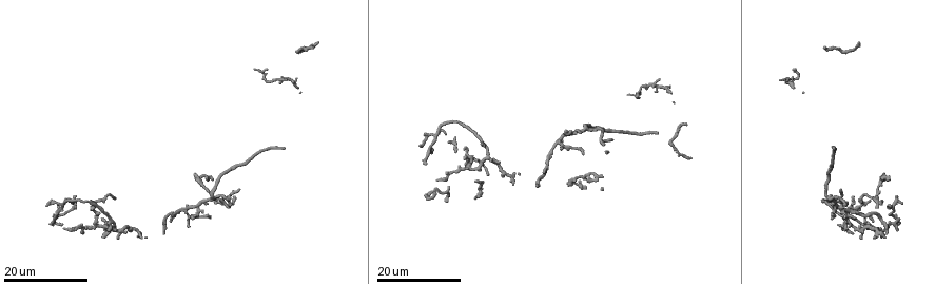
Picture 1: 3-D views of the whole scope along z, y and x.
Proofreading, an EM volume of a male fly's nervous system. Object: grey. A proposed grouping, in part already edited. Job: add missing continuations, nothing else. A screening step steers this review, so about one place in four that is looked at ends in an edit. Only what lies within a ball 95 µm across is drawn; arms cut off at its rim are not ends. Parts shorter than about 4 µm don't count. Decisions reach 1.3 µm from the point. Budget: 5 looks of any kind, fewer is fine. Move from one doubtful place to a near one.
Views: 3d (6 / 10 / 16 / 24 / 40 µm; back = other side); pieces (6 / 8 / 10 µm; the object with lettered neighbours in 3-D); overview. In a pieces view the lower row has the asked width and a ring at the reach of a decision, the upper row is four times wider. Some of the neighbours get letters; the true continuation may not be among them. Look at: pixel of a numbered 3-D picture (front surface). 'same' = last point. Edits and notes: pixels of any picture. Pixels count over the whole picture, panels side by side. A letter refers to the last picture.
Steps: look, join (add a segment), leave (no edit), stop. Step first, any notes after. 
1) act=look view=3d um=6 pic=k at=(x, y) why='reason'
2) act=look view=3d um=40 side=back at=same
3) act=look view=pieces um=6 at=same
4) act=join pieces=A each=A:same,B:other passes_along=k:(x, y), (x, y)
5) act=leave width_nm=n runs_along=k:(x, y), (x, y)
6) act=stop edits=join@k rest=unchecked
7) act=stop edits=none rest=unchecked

act=look view=3d um=16 pic=1 at=(902, 202)

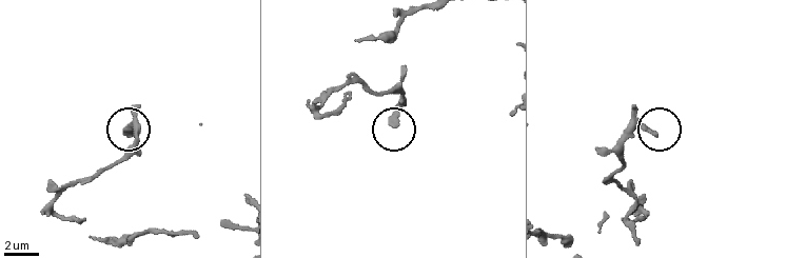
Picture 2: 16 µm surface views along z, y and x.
act=look view=pieces um=10 pic=2 at=(394, 123) why='see the neighbours'

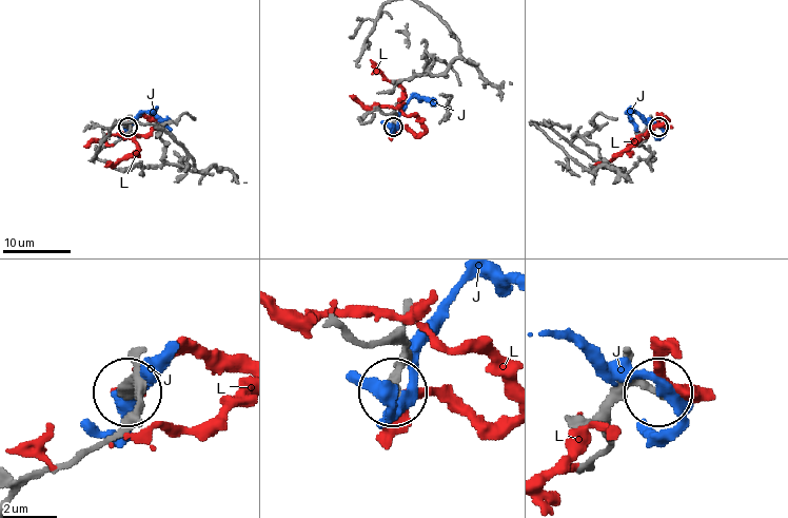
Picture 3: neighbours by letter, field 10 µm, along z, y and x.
act=leave width_nm=320 each=J:other,L:other found='no lettered segment goes on from it'

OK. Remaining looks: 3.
act=look view=3d um=24 pic=1 at=(488, 174)

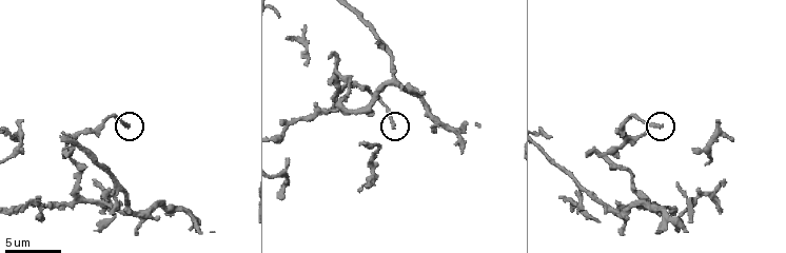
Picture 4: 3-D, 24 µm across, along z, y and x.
act=look view=pieces um=6 pic=4 at=(661, 127)

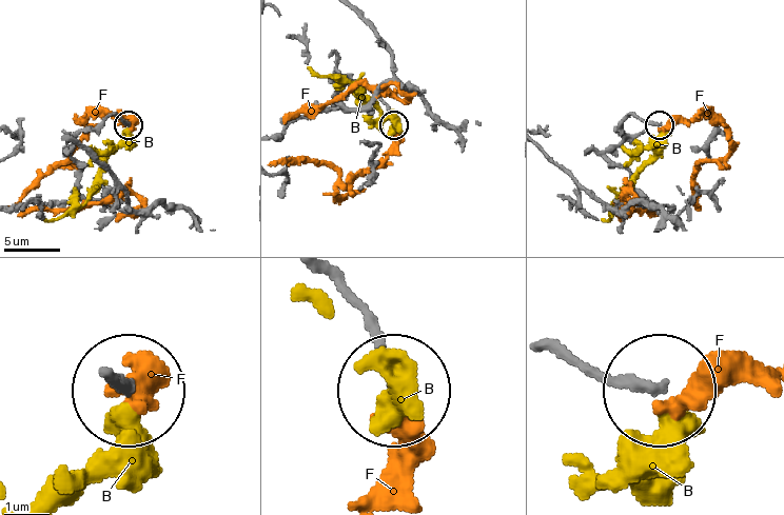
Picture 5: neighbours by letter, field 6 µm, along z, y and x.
act=leave each=B:other,F:other runs_along=5:(555, 354), (653, 384) found='no lettered segment goes on from it'

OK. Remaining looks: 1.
act=stop edits=none rest=unchecked

